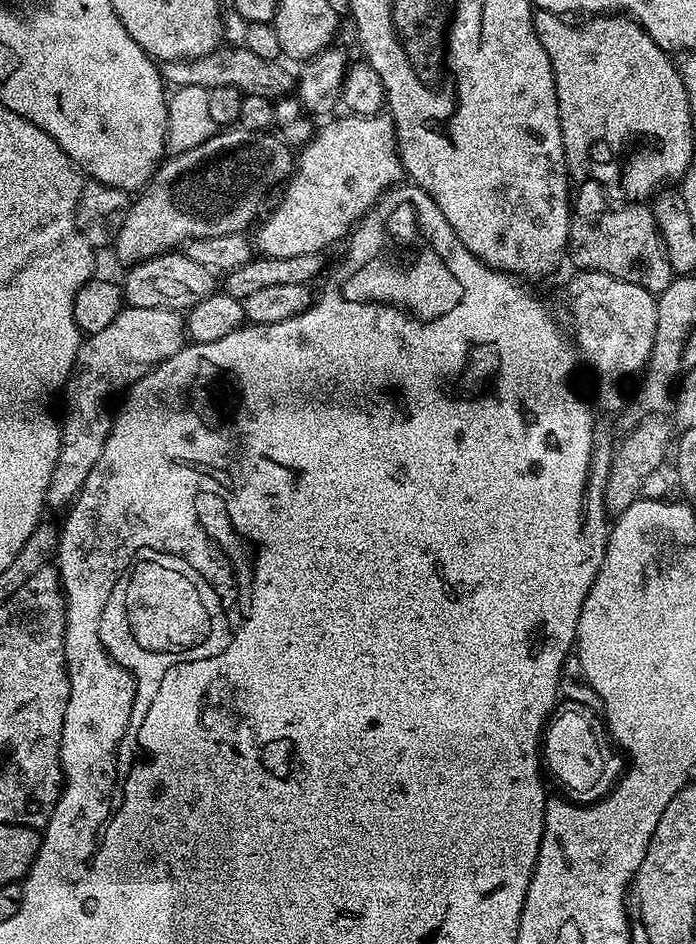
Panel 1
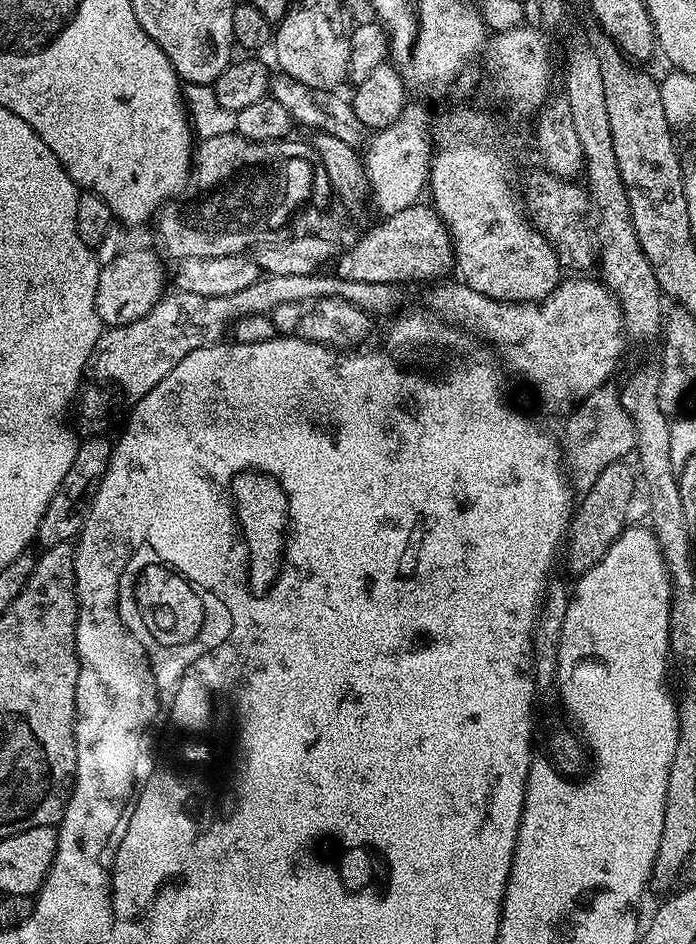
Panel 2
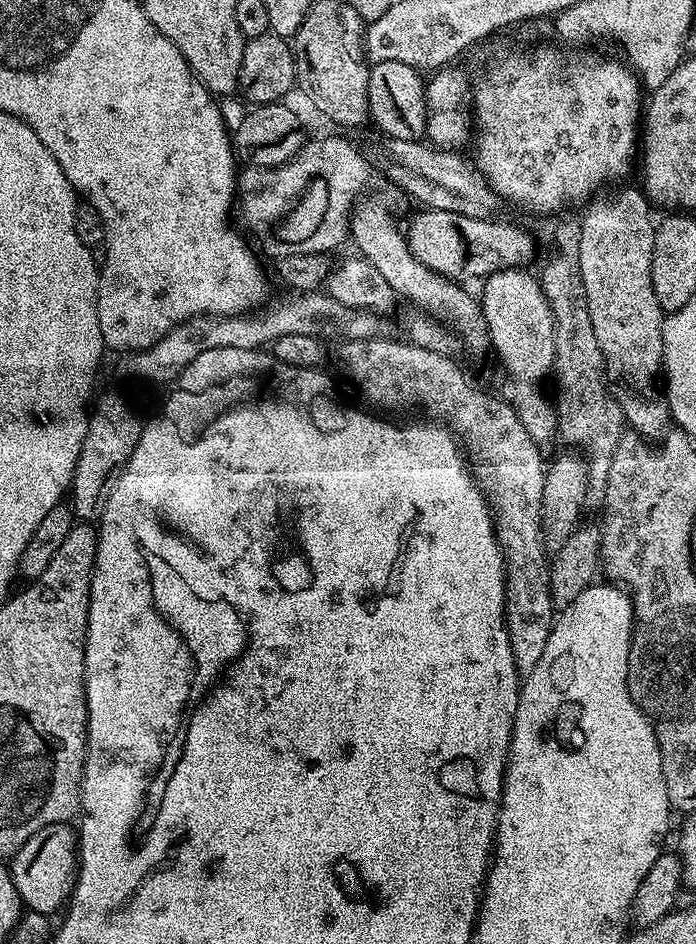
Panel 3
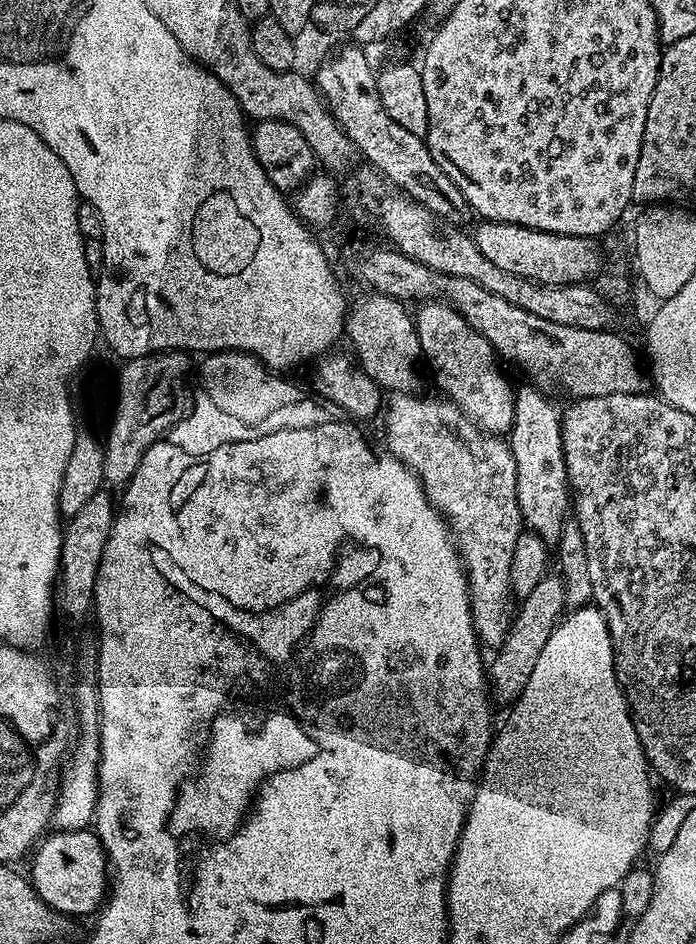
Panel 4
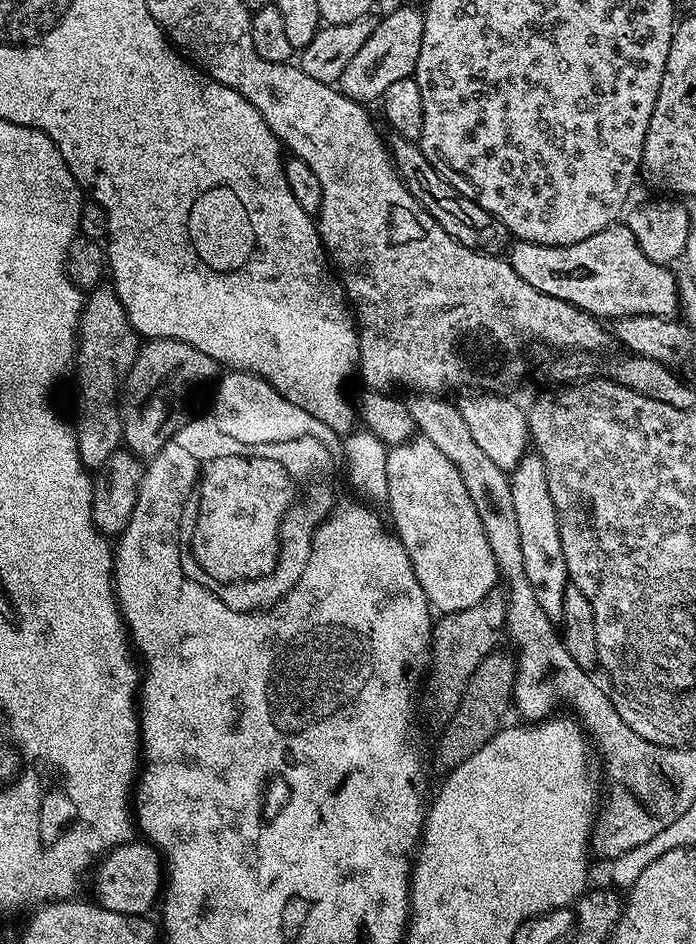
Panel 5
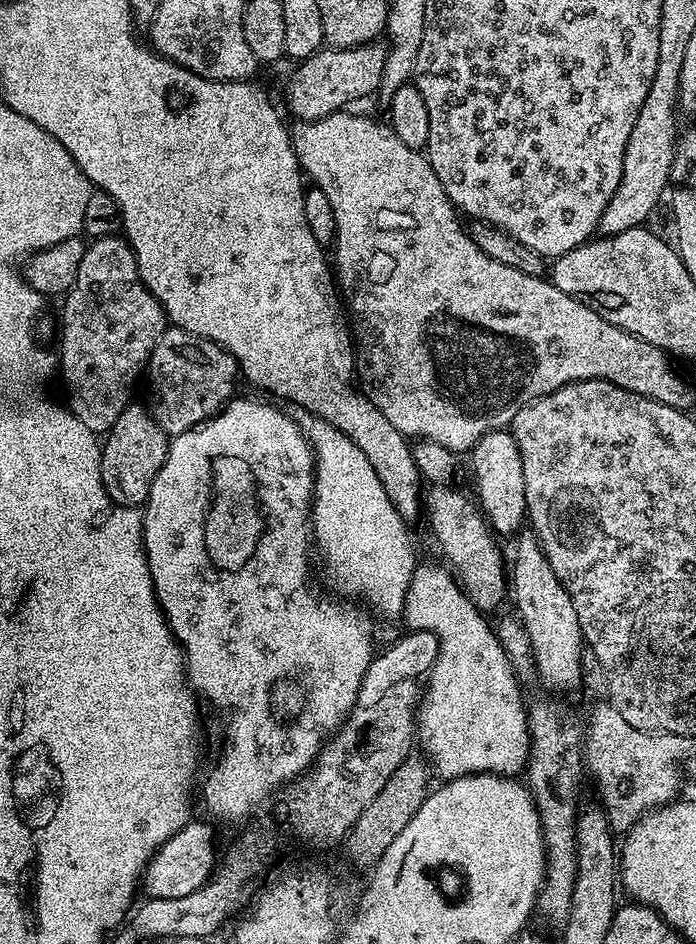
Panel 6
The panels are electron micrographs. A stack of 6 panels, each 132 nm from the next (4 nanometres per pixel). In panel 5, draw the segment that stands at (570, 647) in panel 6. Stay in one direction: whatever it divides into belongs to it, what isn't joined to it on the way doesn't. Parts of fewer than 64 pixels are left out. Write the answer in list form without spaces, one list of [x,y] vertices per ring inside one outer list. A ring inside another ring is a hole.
[[[535,450],[529,451],[518,462],[518,466],[510,473],[512,493],[514,494],[514,510],[518,517],[518,530],[522,541],[522,568],[526,570],[526,578],[534,590],[534,598],[538,598],[538,606],[546,610],[546,618],[560,622],[563,618],[563,596],[570,585],[566,558],[562,555],[562,537],[558,535],[558,514],[554,510],[554,498],[550,498],[550,485],[546,483],[546,466],[542,466],[542,458]]]

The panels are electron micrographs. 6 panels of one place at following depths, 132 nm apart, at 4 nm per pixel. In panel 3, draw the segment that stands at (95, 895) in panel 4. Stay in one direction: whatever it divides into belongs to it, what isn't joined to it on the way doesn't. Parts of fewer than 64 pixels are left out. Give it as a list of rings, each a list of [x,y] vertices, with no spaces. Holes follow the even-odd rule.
[[[71,823],[51,824],[30,837],[10,860],[12,881],[27,911],[51,917],[67,905],[78,871],[78,832]]]

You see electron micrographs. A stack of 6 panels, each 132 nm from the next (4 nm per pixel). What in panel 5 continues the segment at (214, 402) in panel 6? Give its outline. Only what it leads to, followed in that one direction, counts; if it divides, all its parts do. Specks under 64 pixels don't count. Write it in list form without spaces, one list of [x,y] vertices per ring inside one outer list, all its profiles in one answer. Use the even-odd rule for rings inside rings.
[[[148,340],[141,343],[118,400],[120,425],[124,431],[123,447],[141,458],[155,456],[160,447],[182,427],[180,396],[206,383],[217,372],[214,358],[202,354],[202,350],[194,350],[194,346],[186,346],[186,342]]]

